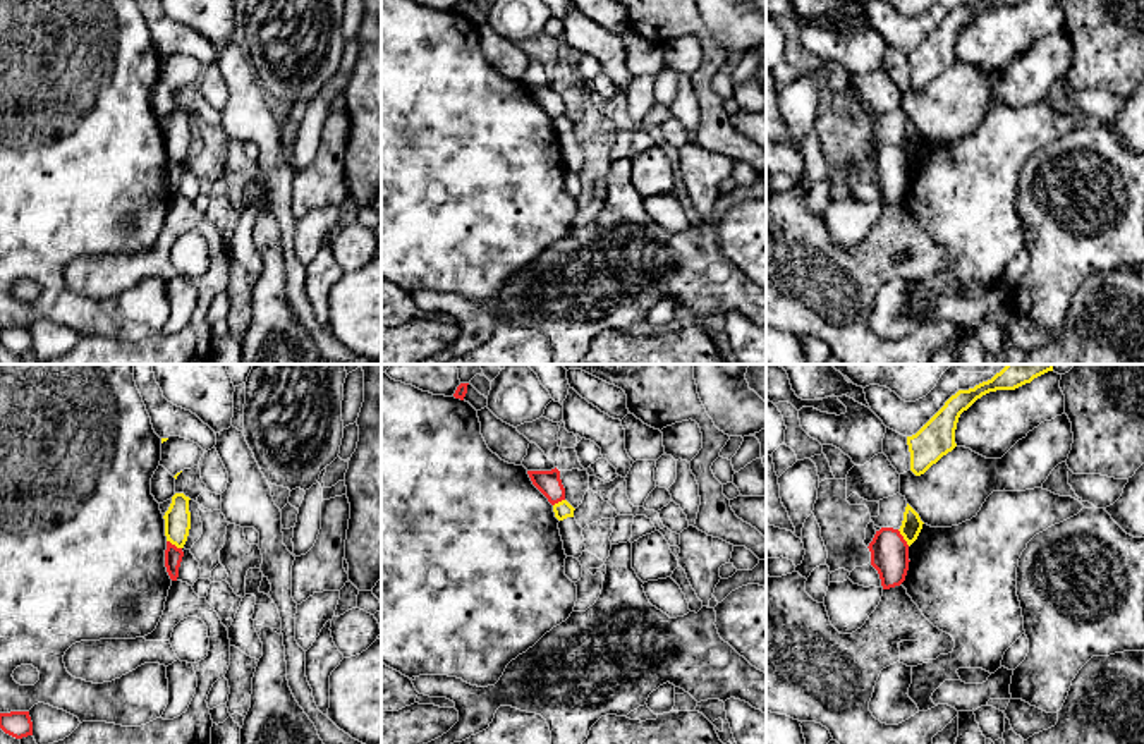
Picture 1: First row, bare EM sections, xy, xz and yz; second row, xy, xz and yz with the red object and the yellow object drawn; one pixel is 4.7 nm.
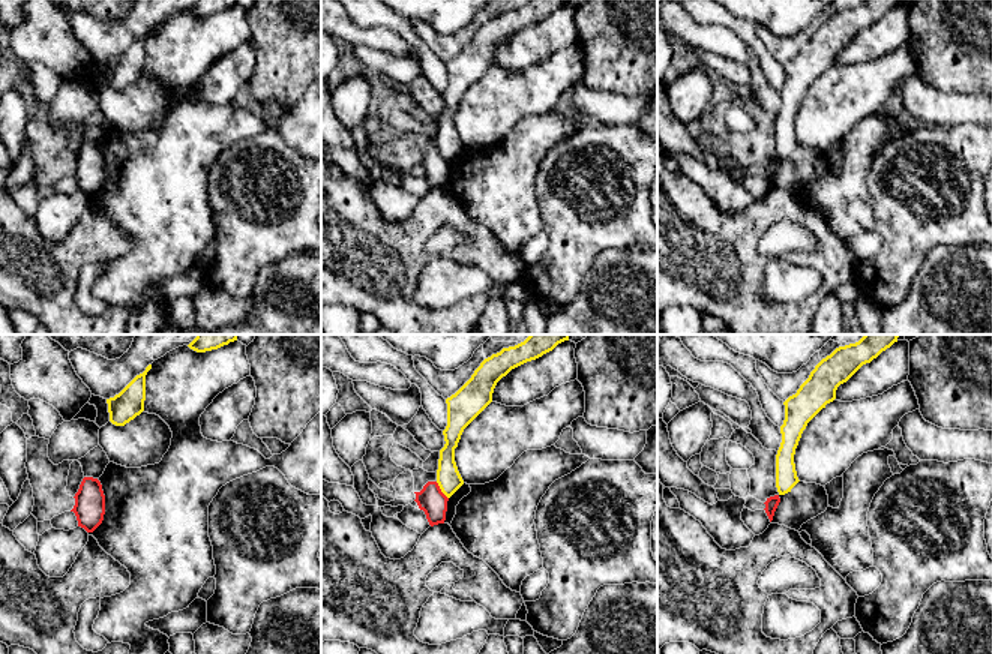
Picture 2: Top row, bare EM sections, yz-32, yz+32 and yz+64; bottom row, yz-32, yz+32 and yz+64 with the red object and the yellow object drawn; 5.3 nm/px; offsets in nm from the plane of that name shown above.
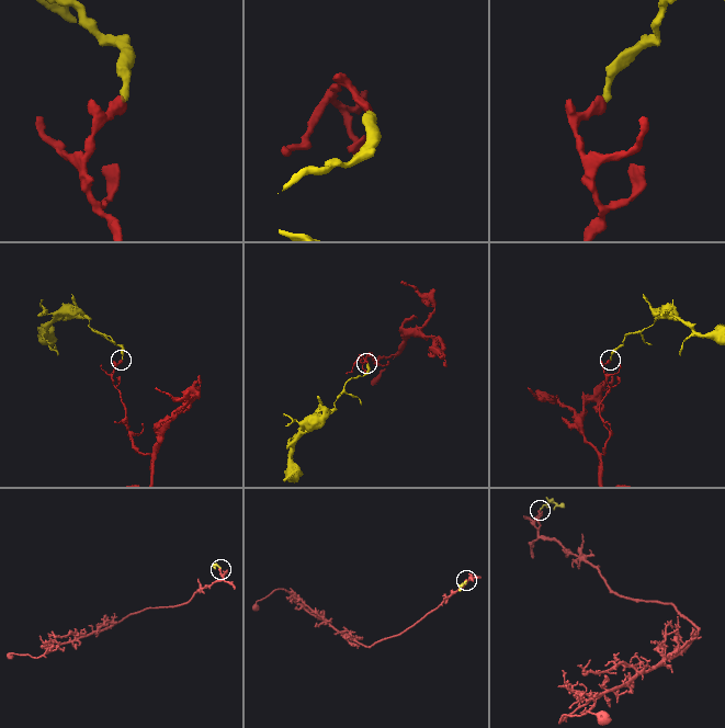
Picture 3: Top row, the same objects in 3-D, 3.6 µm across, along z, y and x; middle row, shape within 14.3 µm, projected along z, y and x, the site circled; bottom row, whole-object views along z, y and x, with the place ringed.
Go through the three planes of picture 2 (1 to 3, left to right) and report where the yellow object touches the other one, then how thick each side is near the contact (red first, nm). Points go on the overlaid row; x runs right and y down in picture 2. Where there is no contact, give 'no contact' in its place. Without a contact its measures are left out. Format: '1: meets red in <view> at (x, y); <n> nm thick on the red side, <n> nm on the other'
1: no contact
2: meets red in yz+32 at (440, 491); 150 nm thick on the red side, 130 nm on the other
3: no contact

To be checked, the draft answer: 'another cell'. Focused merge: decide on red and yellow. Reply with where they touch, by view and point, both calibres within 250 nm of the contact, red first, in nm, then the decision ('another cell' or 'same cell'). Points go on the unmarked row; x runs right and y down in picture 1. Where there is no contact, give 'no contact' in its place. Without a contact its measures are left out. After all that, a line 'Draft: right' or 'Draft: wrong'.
contact yz (902, 153); calibres 180 and 100 nm; another cell
Draft: right

